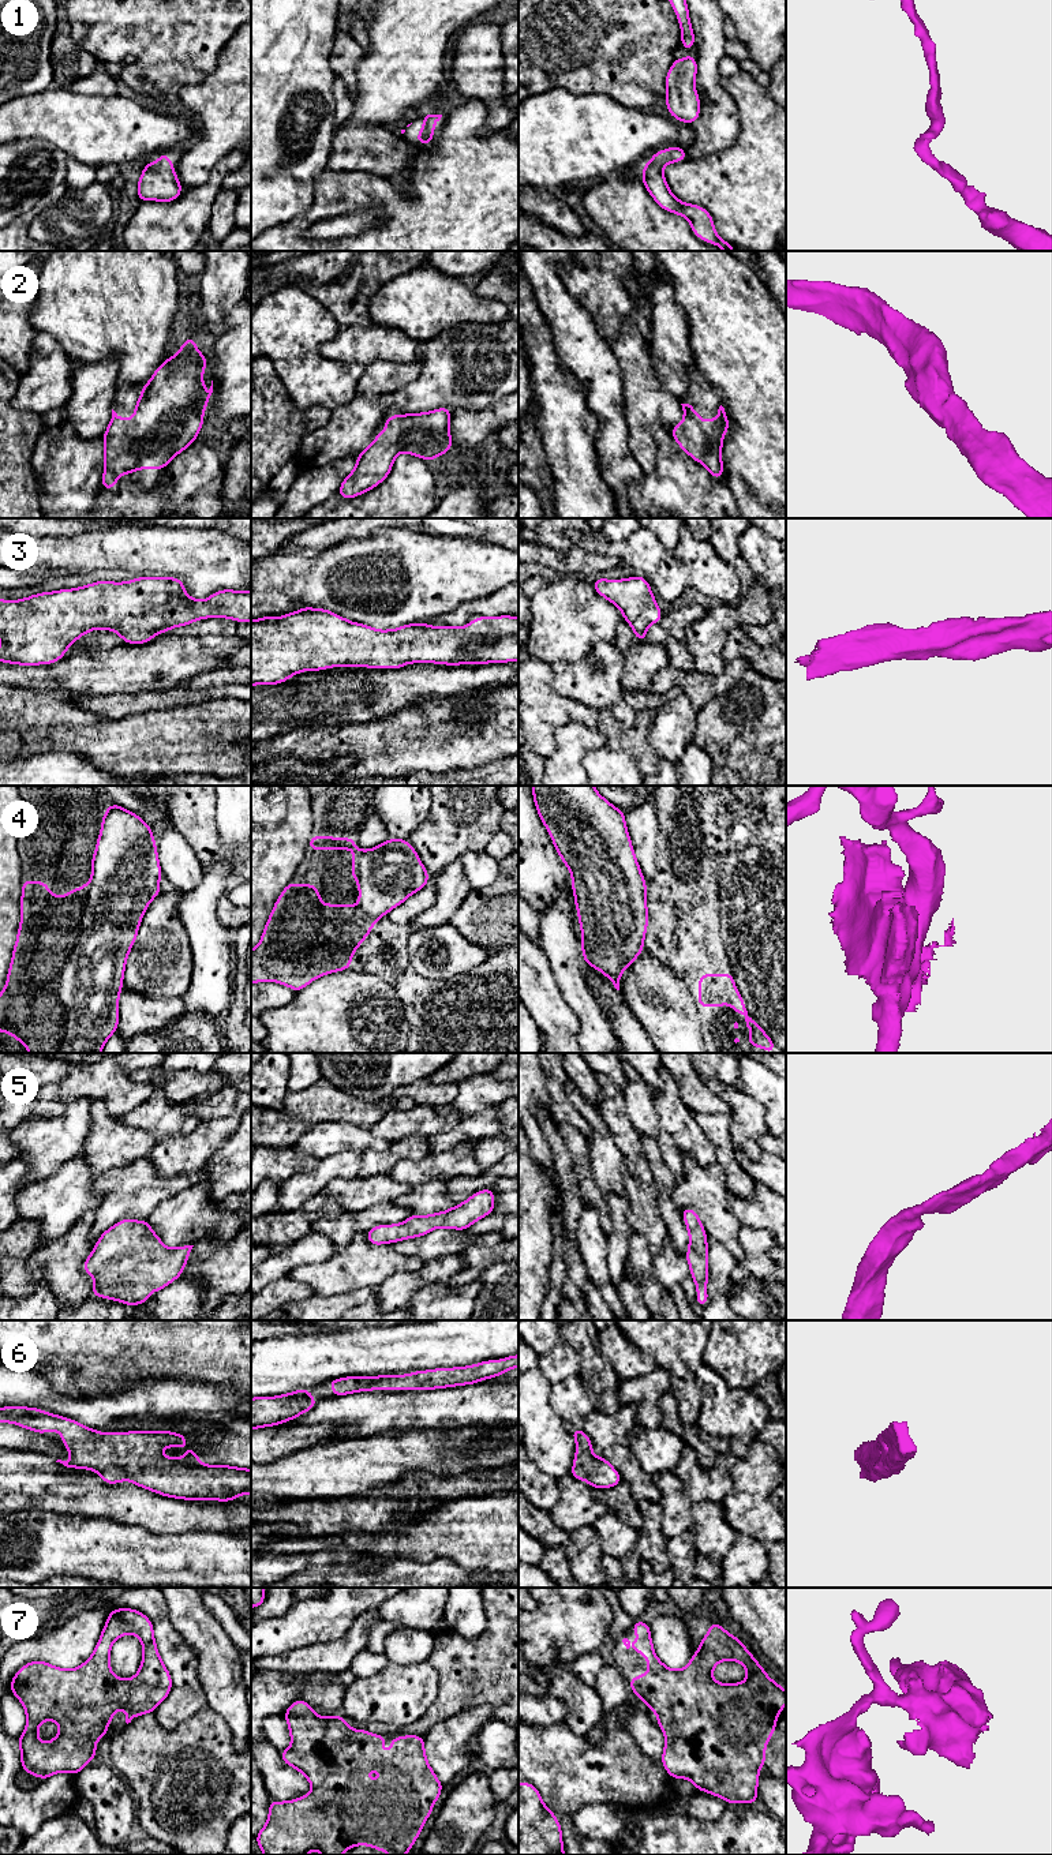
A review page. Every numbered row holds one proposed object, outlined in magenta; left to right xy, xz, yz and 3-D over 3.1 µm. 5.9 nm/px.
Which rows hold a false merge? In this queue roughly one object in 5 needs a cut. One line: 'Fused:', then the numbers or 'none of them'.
Fused: none of them

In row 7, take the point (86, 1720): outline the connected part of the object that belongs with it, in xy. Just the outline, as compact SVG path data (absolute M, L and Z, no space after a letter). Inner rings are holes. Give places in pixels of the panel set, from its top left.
M113 1608L93 1654L82 1665L75 1670L61 1670L46 1661L30 1661L16 1671L8 1687L23 1704L27 1719L26 1730L18 1738L20 1765L27 1775L46 1780L59 1772L78 1775L97 1757L96 1742L101 1736L111 1735L112 1730L104 1732L102 1728L111 1724L117 1709L126 1708L127 1724L135 1716L154 1712L169 1695L172 1678L158 1654L151 1620L132 1608ZM124 1634L136 1635L143 1649L139 1671L128 1680L115 1676L109 1665L111 1646ZM45 1720L59 1723L60 1732L50 1742L41 1743L38 1725Z

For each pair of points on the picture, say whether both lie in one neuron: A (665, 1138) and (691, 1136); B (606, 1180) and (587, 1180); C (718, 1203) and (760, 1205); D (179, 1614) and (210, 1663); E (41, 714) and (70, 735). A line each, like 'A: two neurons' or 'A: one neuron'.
A: two neurons
B: two neurons
C: two neurons
D: one neuron
E: two neurons

